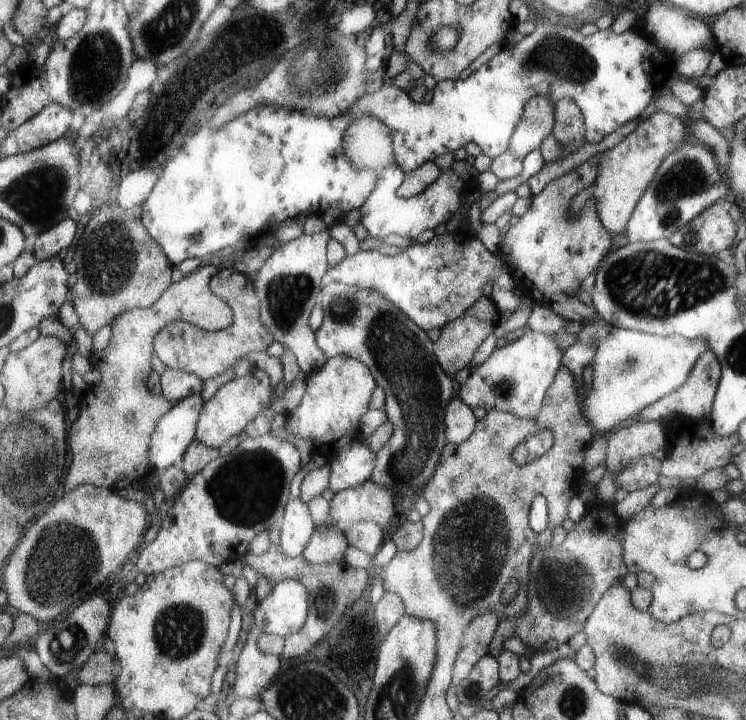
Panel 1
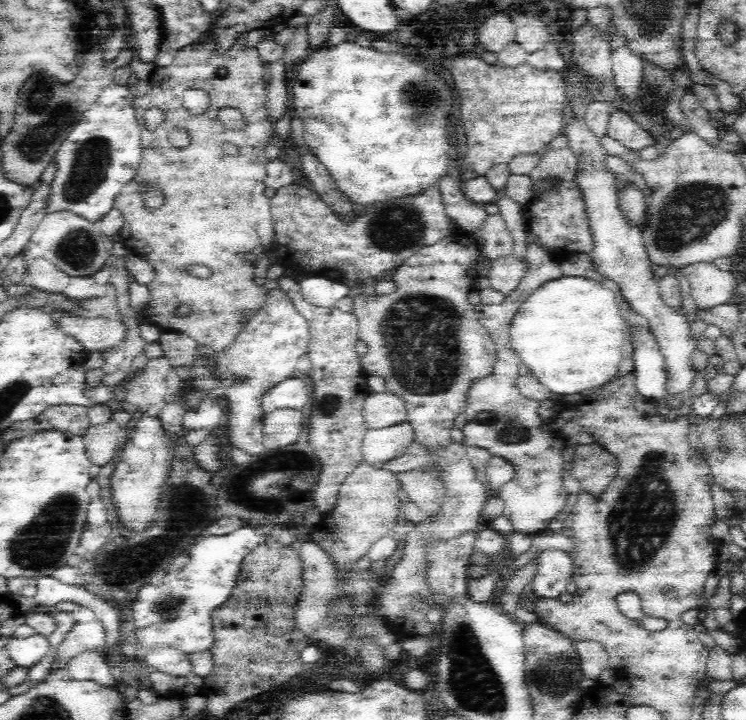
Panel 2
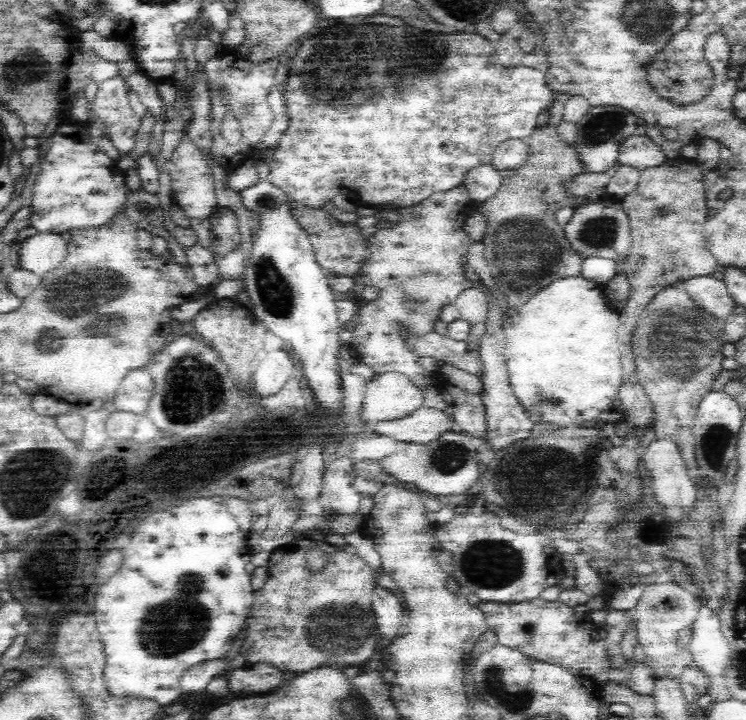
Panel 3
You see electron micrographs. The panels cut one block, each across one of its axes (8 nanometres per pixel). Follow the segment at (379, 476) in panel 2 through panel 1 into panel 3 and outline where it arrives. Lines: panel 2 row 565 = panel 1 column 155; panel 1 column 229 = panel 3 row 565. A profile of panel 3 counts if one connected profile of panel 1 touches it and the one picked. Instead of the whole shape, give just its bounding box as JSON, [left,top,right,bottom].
[240,538,382,674]

